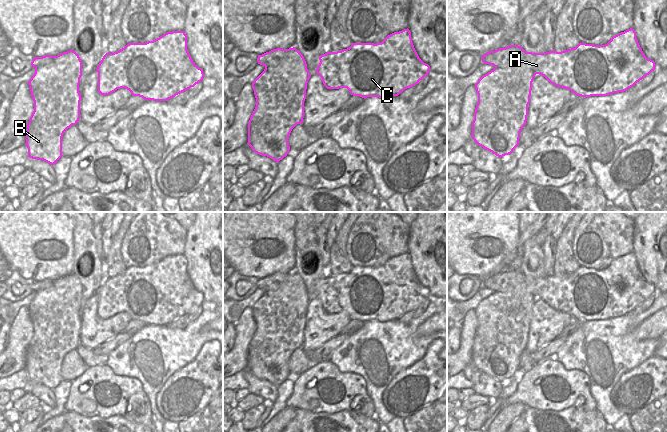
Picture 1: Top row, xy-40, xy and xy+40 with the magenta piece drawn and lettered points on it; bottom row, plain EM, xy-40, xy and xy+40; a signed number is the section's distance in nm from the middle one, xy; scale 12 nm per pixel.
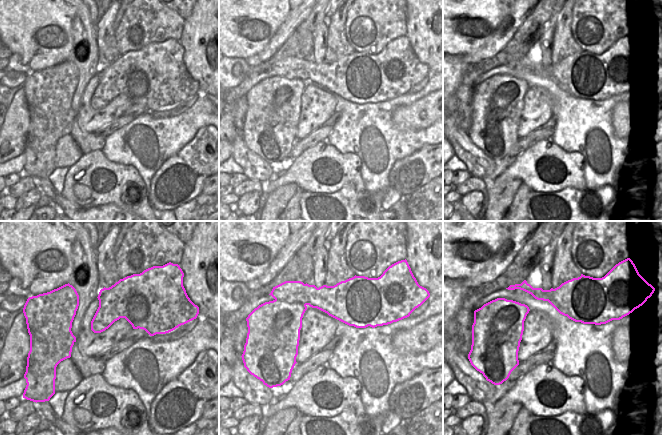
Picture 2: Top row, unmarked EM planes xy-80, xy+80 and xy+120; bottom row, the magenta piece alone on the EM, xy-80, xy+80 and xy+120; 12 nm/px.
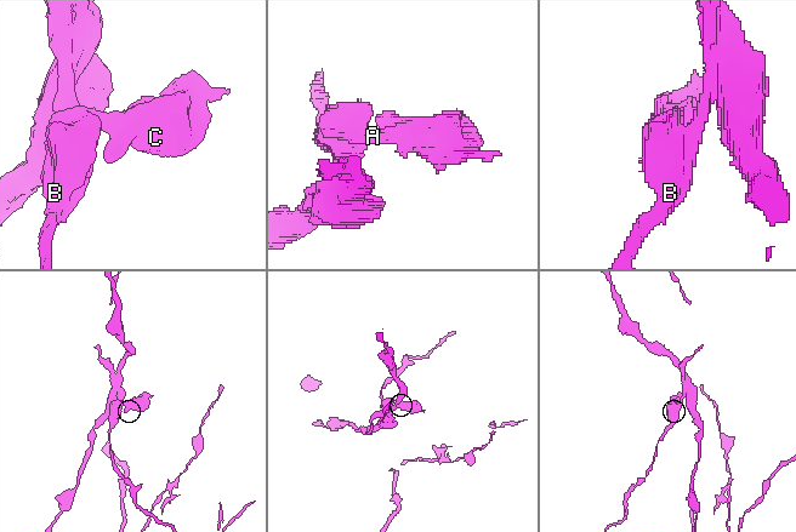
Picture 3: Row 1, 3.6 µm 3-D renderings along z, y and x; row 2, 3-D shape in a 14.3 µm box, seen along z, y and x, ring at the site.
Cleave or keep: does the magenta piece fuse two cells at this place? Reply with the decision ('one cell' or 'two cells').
two cells

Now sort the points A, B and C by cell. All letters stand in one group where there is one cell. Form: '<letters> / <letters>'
A C / B

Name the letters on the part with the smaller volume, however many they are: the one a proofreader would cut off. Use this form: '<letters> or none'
A, C

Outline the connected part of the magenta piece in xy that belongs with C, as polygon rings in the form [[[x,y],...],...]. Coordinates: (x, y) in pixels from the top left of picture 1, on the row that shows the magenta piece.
[[[408,28],[388,35],[381,43],[353,43],[347,49],[325,53],[319,60],[316,73],[327,89],[347,88],[351,95],[364,99],[398,96],[430,71],[430,66],[419,58]]]

